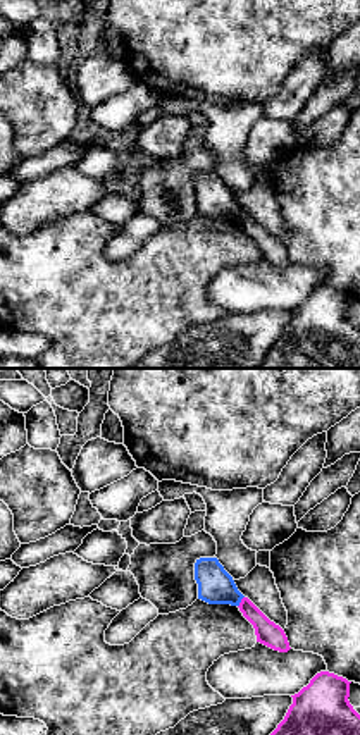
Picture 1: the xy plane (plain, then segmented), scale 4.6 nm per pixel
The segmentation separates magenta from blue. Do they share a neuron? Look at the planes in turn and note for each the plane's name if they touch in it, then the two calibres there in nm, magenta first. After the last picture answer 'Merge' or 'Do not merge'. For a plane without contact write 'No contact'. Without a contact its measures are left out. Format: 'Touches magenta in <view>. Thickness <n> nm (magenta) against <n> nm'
Touches magenta in xy. Thickness 120 nm (magenta) against 170 nm

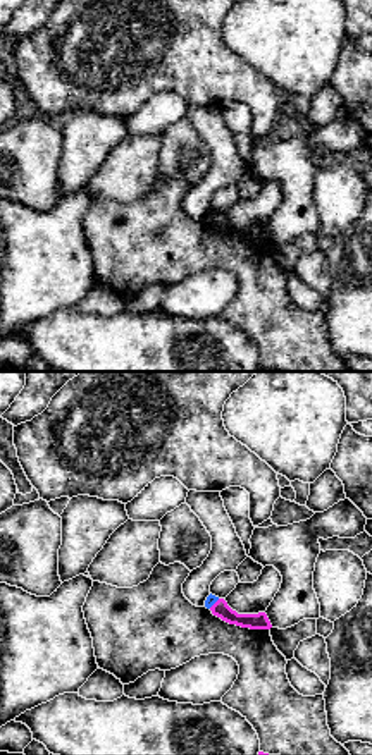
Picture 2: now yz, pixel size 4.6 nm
Touches magenta in yz. Thickness 80 nm (magenta) against 50 nm

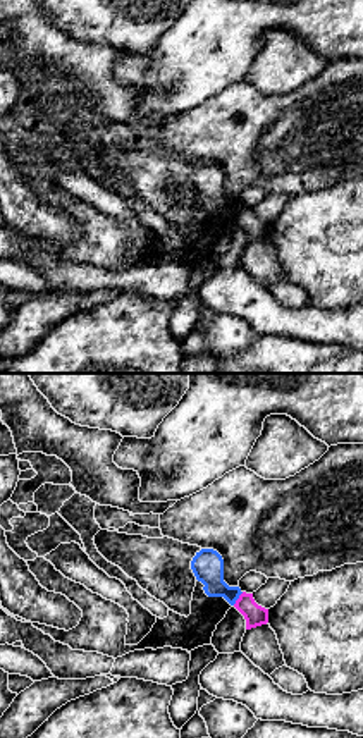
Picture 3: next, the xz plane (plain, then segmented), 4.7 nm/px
Touches magenta in xz. Thickness 100 nm (magenta) against 150 nm

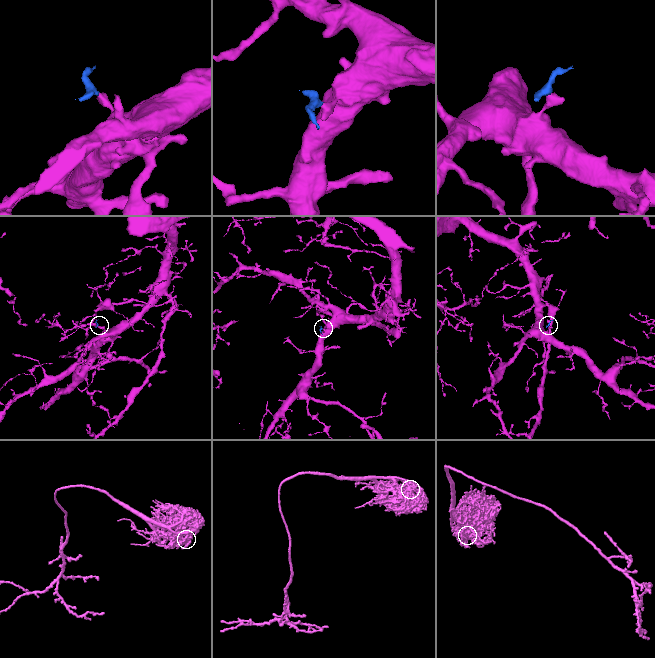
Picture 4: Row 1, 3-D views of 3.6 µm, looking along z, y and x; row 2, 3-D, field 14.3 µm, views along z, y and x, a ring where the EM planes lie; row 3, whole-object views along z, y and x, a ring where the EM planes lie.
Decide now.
Do not merge

